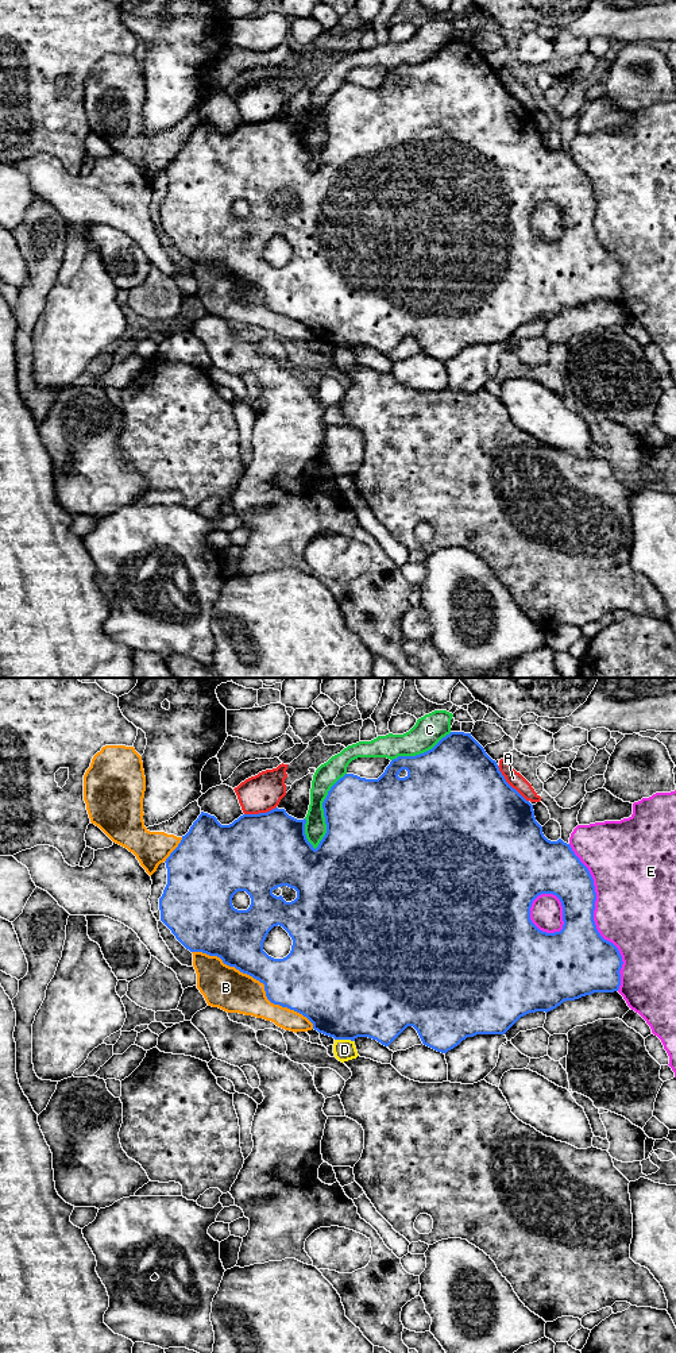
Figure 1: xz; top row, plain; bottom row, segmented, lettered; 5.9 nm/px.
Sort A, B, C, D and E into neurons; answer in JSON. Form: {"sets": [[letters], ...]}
{"sets": [["A"], ["B"], ["C"], ["D"], ["E"]]}

